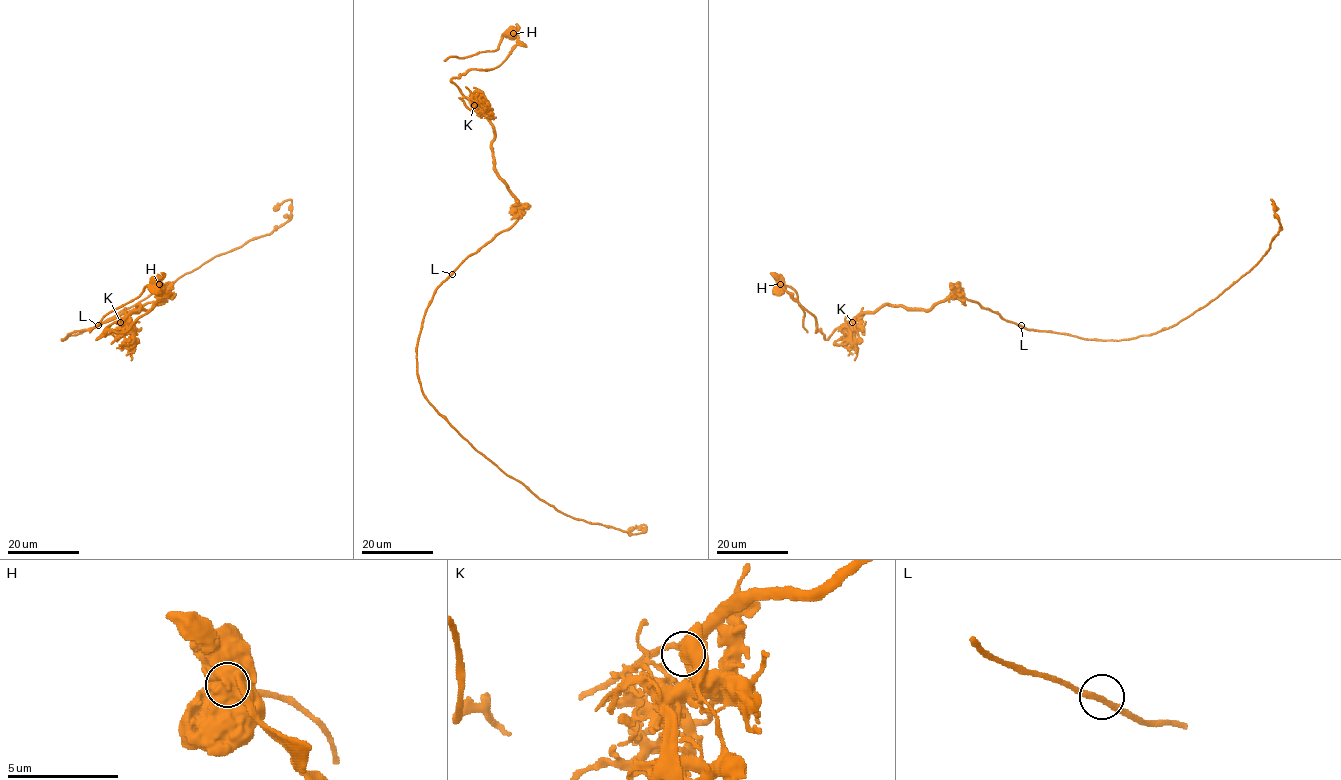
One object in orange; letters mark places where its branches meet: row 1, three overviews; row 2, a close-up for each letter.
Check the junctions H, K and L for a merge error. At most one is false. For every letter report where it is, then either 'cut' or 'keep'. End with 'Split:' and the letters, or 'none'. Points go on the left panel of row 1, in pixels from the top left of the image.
H: (159, 284) | cut
K: (120, 322) | keep
L: (98, 325) | keep
Split: H

